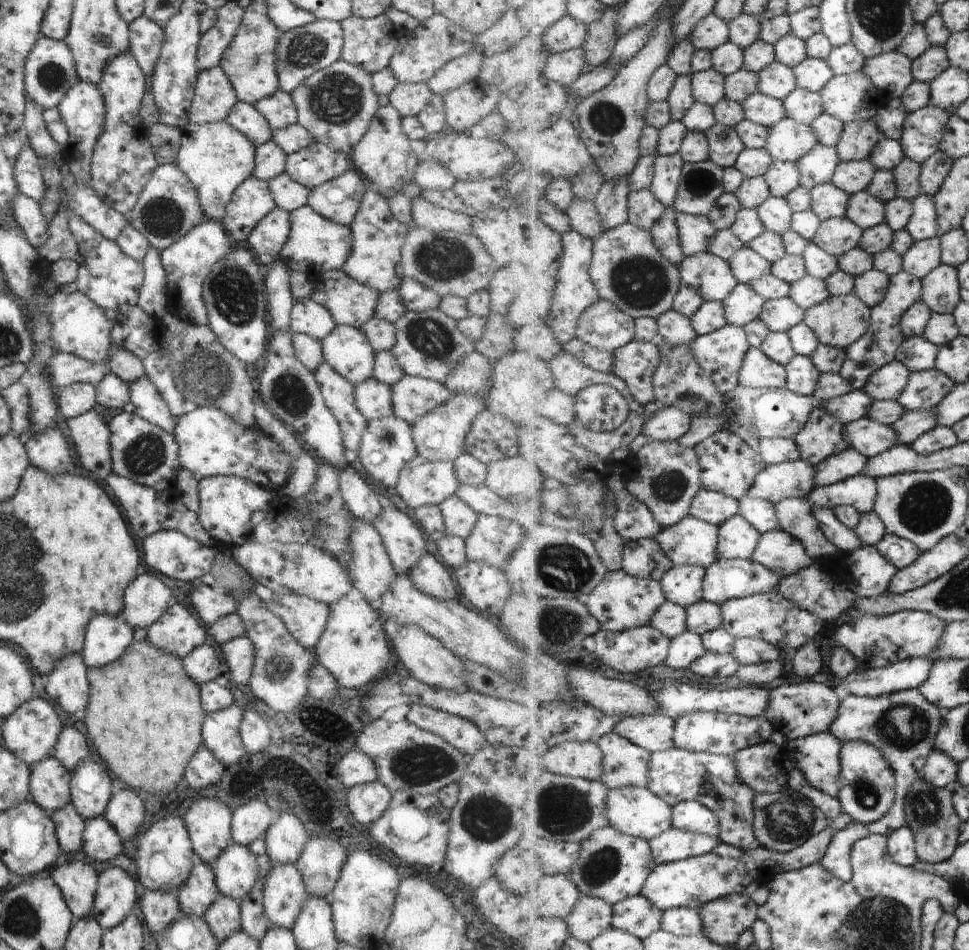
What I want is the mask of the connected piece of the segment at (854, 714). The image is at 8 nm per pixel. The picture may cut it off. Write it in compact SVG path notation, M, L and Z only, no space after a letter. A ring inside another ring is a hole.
M919 689L888 694L879 698L843 693L840 716L836 718L829 732L832 732L843 744L856 741L878 746L897 775L899 790L897 805L894 806L890 816L869 826L871 833L890 837L900 828L909 825L904 802L908 797L910 786L913 786L918 778L926 777L926 764L937 748L938 734L941 733L944 725L945 720L942 718L940 707L930 702Z

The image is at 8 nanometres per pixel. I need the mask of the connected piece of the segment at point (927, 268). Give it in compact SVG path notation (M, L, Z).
M939 236L918 241L913 250L904 257L904 270L917 275L922 280L926 279L943 264L942 248Z

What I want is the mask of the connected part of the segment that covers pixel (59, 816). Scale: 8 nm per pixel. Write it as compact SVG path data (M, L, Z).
M71 802L50 814L50 818L55 824L56 838L64 852L74 854L83 850L82 835L85 820L78 814Z

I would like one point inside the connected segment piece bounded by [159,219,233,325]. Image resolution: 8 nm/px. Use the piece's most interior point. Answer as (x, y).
(189, 260)

